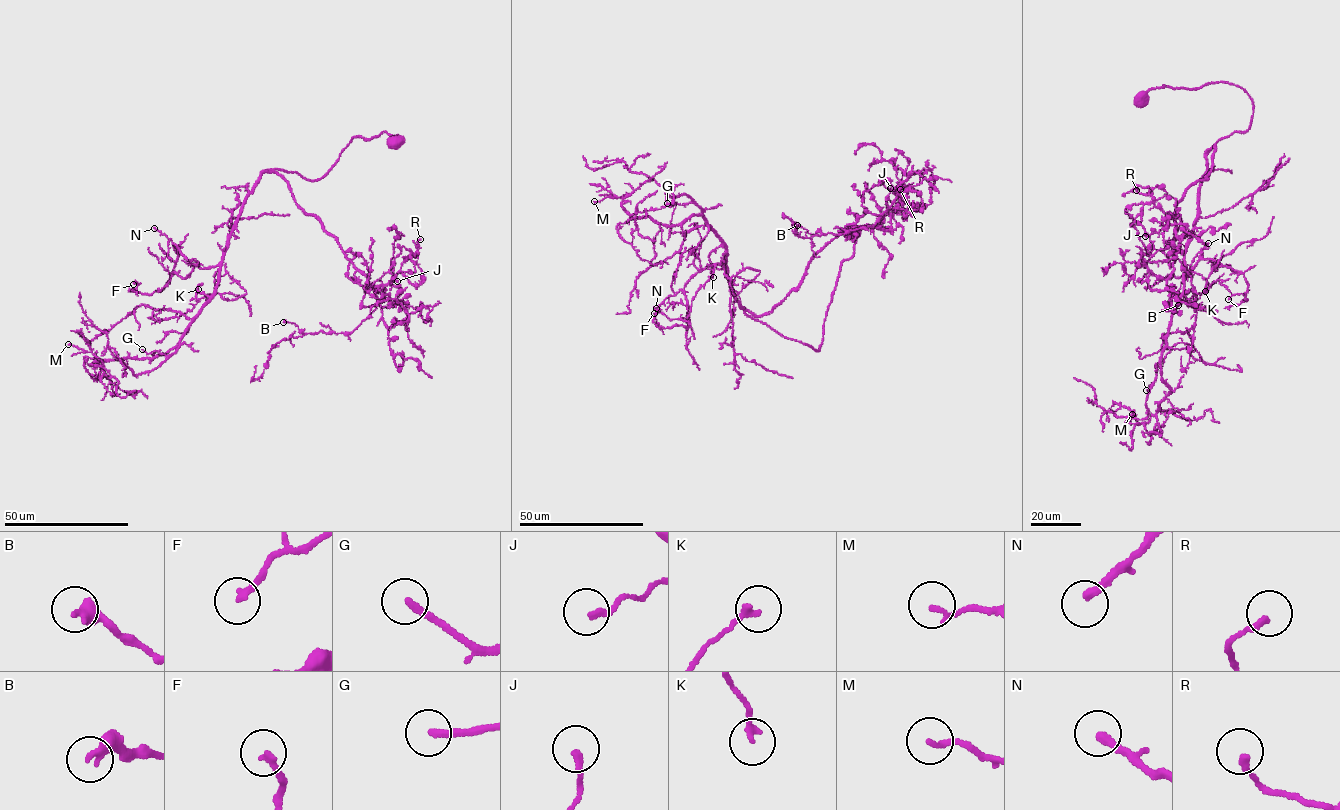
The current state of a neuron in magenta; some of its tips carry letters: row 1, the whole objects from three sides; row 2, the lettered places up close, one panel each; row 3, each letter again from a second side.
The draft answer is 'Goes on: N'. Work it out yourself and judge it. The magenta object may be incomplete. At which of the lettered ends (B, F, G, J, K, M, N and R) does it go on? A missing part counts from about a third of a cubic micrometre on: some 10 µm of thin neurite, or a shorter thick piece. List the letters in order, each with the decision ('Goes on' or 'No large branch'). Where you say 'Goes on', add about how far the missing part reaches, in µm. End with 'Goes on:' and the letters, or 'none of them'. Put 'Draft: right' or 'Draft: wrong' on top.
Draft: wrong
B: No large branch
F: No large branch
G: Goes on. Missing length about 30 µm
J: No large branch
K: No large branch
M: No large branch
N: Goes on. Missing length about 35 µm
R: No large branch
Goes on: G, N

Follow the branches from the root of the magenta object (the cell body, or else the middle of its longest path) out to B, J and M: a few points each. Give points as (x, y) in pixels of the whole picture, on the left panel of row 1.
B: (395, 144), (384, 132), (353, 137), (314, 180), (262, 172), (287, 182), (377, 300), (351, 333), (283, 322)
J: (395, 144), (384, 132), (353, 137), (314, 180), (262, 172), (287, 182), (298, 207), (370, 284), (397, 281)
M: (395, 144), (353, 137), (314, 180), (262, 172), (215, 295), (164, 354), (90, 365), (68, 344)

